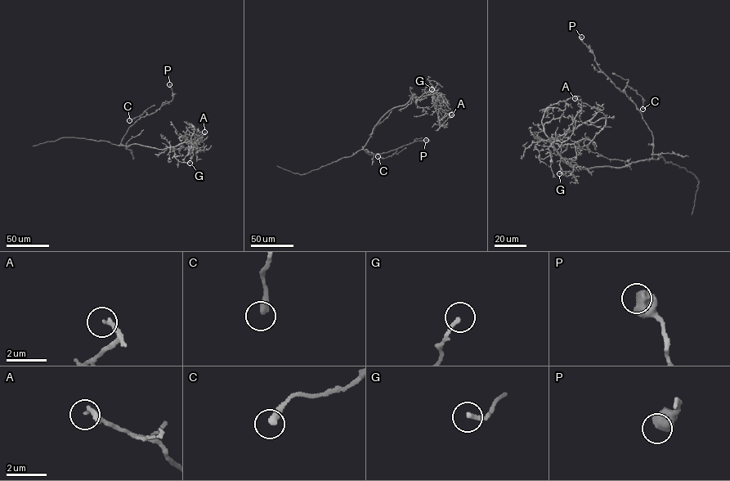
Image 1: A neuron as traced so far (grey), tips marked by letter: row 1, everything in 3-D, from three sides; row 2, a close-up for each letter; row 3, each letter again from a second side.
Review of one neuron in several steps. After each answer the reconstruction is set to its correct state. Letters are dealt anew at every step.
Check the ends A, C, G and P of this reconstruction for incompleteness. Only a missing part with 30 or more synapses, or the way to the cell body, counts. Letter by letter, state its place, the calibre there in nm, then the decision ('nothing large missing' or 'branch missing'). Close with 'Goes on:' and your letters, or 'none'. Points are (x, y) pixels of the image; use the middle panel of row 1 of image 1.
A: at (451, 114); 180 nm thick; nothing large missing
C: at (378, 156); 360 nm thick; nothing large missing
G: at (432, 89); 190 nm thick; nothing large missing
P: at (426, 140); 700 nm thick; nothing large missing
Goes on: none

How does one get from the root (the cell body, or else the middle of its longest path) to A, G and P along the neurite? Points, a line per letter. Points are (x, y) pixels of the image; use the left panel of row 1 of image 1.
A: (132, 144), (163, 149), (175, 146), (185, 140), (194, 143), (204, 132)
G: (132, 144), (163, 149), (172, 146), (176, 159), (190, 163)
P: (132, 144), (128, 147), (119, 145), (129, 128), (137, 119), (155, 112), (172, 100), (169, 84)

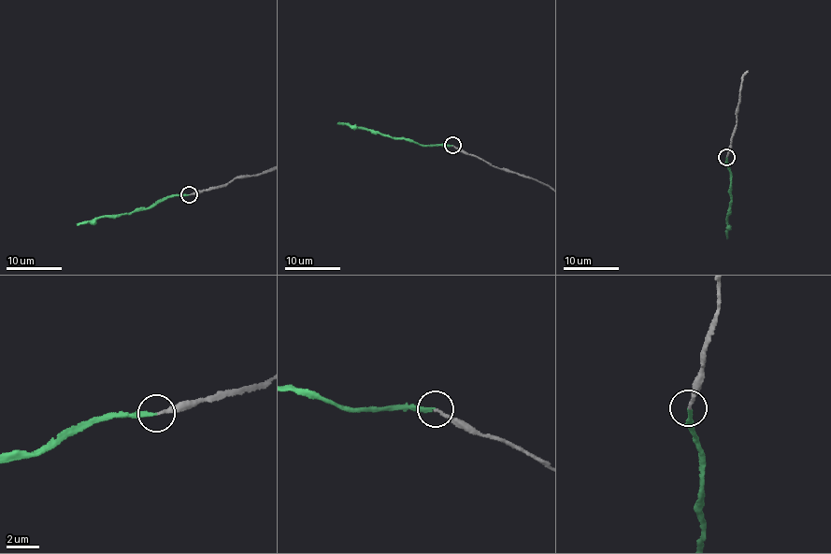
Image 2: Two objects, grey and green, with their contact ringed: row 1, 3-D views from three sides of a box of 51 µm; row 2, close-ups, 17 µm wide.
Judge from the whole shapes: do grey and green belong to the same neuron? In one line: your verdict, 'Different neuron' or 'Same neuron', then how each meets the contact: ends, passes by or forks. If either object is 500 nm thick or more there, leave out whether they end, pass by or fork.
Same neuron. At the ring grey ends. At the ring green ends

